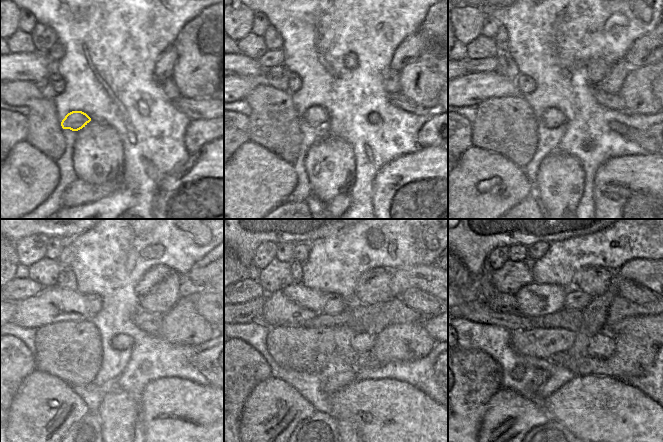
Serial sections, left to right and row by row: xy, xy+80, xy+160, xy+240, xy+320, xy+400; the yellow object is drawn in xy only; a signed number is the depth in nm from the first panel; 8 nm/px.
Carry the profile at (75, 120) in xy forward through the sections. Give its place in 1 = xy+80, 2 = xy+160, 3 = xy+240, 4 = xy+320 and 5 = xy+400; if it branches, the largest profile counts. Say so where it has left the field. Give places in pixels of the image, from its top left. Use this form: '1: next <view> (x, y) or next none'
1: next xy+80 (316, 116)
2: next xy+160 (553, 118)
3: next xy+240 (120, 342)
4: next xy+320 (362, 342)
5: next xy+400 (601, 345)

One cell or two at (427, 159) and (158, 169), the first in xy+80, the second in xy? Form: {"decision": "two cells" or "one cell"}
{"decision": "two cells"}

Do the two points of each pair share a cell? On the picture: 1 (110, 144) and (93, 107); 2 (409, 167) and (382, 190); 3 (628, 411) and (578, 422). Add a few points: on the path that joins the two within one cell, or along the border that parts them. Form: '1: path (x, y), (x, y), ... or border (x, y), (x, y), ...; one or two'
1: border (91, 120), (107, 123), (119, 135); two
2: path (402, 174), (397, 174), (389, 183); one
3: path (616, 415), (590, 415); one

